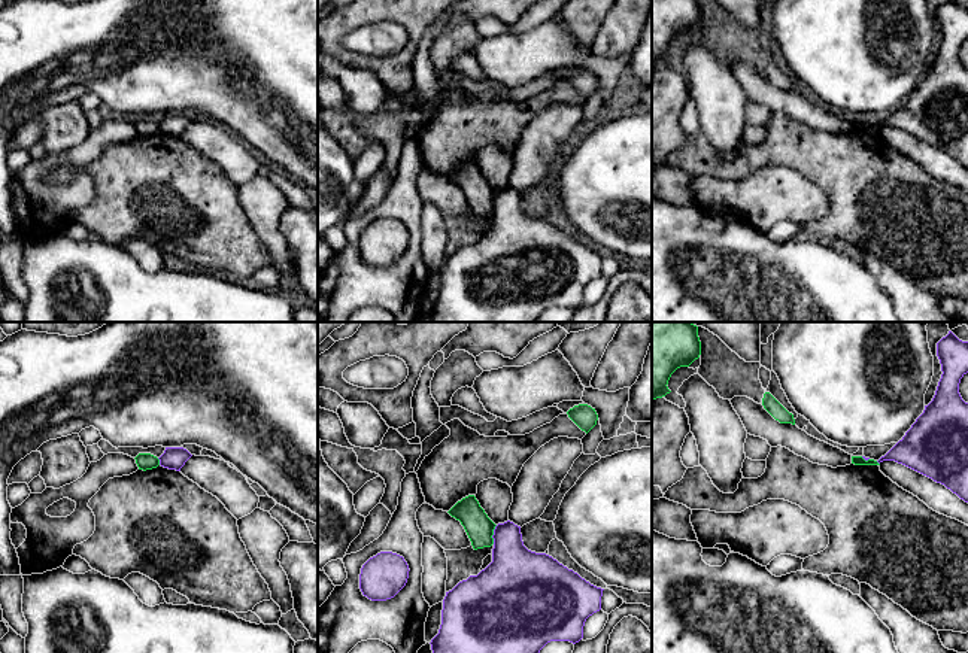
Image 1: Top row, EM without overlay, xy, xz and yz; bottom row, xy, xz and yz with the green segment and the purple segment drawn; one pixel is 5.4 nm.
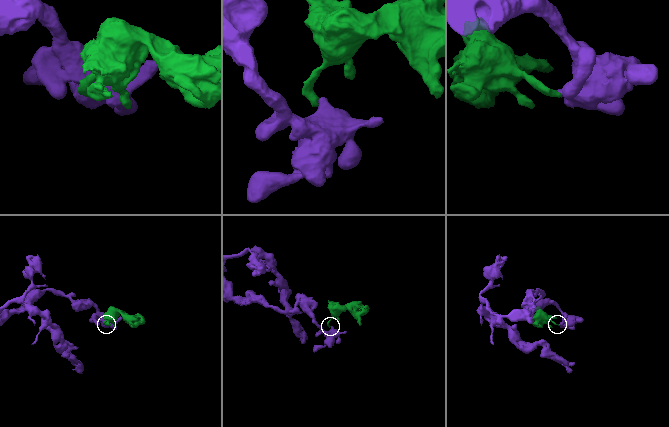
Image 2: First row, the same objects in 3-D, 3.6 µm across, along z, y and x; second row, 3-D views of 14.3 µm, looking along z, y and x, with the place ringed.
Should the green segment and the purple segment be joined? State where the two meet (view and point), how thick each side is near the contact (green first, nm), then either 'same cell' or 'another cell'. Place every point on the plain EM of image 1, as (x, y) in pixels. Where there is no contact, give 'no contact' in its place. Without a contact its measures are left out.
contact xz (492, 200); calibres 150 and 300 nm; another cell

